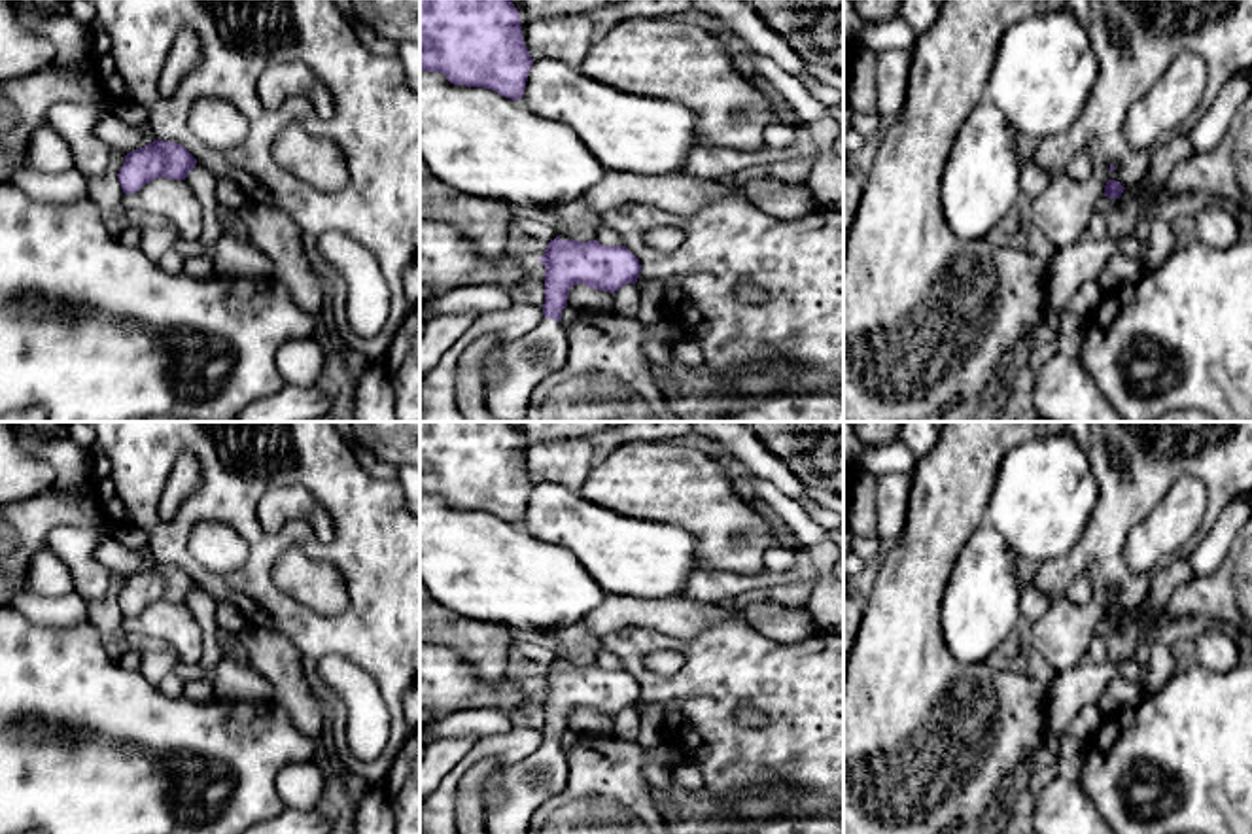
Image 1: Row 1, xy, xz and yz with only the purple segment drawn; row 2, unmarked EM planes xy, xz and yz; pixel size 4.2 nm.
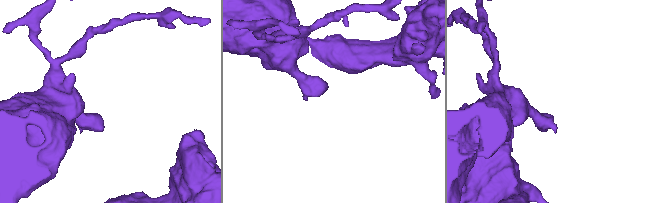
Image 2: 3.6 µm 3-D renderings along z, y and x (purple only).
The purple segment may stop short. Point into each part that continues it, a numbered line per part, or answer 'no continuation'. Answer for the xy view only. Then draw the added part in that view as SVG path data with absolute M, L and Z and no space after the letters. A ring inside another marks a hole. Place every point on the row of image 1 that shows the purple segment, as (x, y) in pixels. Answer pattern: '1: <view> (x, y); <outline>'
no continuation

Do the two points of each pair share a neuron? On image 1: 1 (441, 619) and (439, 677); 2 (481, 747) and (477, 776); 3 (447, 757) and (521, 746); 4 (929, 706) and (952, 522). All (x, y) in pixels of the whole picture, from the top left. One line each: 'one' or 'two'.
1: two
2: two
3: two
4: one

